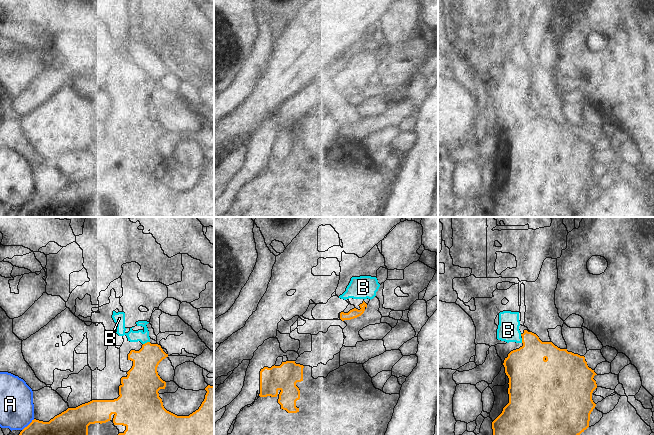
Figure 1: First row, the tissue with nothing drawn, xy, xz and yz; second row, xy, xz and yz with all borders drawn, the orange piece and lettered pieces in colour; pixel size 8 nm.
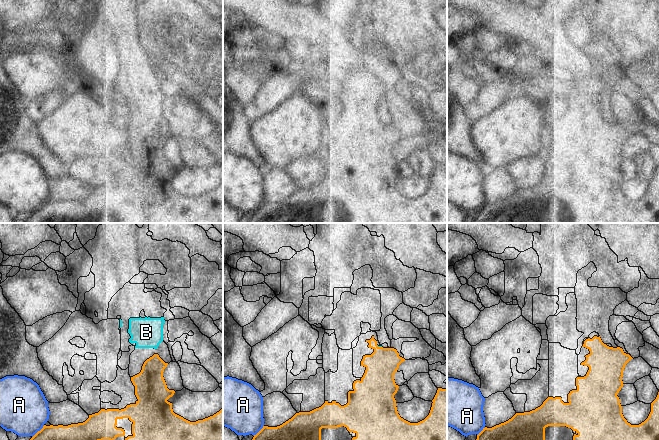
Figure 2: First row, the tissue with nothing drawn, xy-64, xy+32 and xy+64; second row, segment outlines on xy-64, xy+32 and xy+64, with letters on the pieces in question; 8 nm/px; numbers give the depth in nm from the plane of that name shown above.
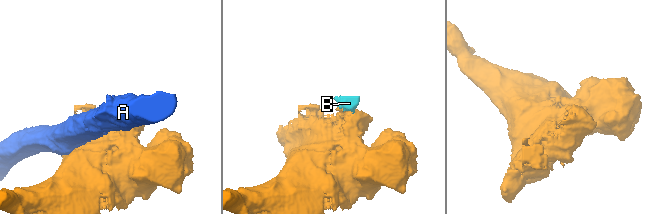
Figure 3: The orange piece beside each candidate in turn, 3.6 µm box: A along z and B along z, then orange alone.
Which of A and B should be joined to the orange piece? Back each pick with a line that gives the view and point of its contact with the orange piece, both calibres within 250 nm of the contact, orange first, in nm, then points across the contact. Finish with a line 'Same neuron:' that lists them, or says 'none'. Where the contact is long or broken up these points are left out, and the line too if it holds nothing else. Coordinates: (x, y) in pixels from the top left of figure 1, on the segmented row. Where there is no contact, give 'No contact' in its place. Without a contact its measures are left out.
B: Touches orange at xy (147, 342). Thickness 220 nm (orange) against 100 nm. Path across: xy (144, 373), (147, 342), (141, 336), (133, 336)
Same neuron: B

